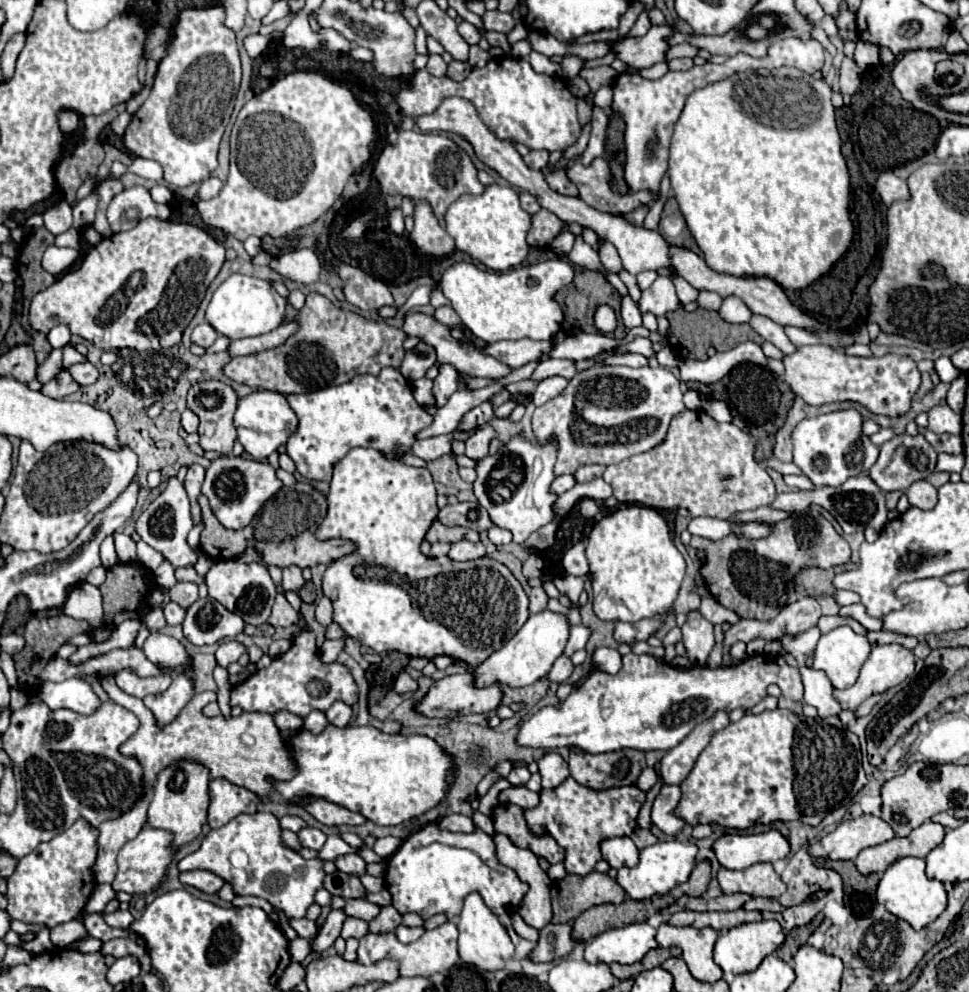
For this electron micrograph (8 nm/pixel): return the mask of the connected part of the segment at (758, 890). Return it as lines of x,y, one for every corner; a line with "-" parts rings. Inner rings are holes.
755,863
743,871
719,869
717,873
719,885
723,893
747,893
747,895
761,895
777,899
787,887
781,877
775,873
771,863

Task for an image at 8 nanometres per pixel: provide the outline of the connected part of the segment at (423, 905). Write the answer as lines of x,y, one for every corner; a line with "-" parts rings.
435,823
409,835
387,861
385,887
389,887
393,907
401,915
419,913
423,919
437,913
455,919
461,913
465,897
473,891
481,893
485,905
495,915
513,915
529,889
513,869
497,861
495,843
487,833
481,829
473,833
451,833
439,829

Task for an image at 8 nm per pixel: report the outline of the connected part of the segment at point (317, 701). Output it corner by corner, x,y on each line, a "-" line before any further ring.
305,631
295,639
293,647
285,655
273,659
273,663
267,669
255,671
251,677
247,677
241,685
237,685
231,691
231,707
239,705
243,707
243,711
265,711
265,713
289,711
305,719
313,709
325,711
335,701
355,705
357,695
359,691
349,669
345,669
341,663
325,665
315,655
315,635
311,631

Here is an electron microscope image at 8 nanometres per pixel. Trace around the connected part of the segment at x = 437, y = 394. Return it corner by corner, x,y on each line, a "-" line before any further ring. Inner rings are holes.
441,365
439,375
433,381
433,397
435,397
435,407
443,407
447,399
457,391
457,371
453,367

